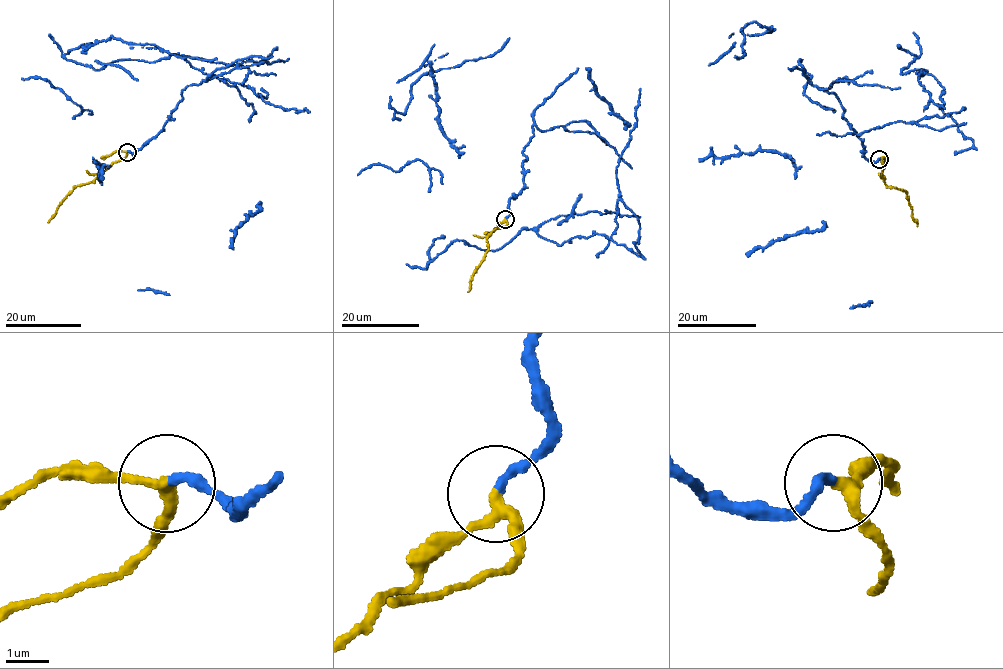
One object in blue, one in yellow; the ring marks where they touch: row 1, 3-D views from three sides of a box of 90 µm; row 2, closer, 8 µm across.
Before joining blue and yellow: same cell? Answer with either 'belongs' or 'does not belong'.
belongs

